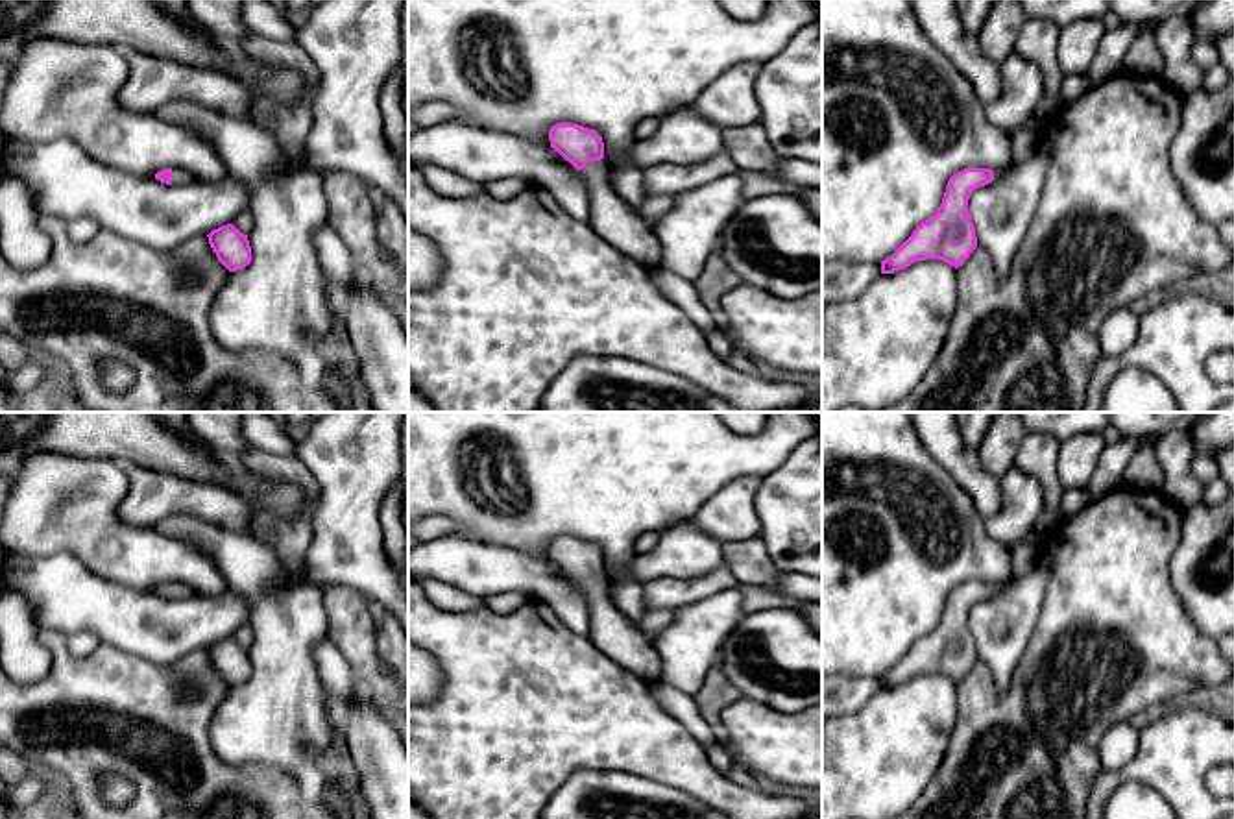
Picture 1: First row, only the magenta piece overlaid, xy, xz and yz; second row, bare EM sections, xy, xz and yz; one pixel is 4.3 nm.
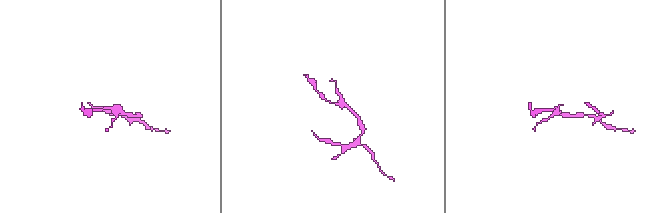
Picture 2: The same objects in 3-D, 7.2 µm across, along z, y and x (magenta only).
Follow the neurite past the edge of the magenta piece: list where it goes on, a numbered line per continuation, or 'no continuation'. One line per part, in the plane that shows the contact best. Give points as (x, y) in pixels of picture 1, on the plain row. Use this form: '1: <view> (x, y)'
1: xz (619, 638)

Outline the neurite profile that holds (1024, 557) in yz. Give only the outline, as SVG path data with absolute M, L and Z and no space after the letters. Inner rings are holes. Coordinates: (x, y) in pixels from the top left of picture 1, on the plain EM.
M1022 544L1012 549L1014 577L1023 577L1038 566L1038 545Z

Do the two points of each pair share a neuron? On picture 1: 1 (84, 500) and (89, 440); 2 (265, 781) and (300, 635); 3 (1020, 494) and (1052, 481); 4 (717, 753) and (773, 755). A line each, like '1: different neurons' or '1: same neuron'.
1: different neurons
2: different neurons
3: different neurons
4: different neurons

